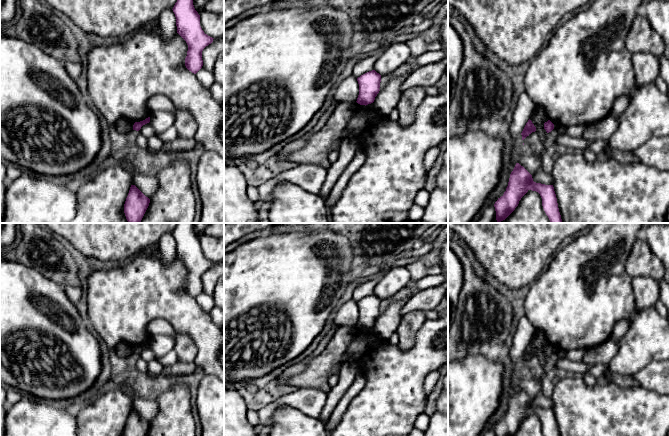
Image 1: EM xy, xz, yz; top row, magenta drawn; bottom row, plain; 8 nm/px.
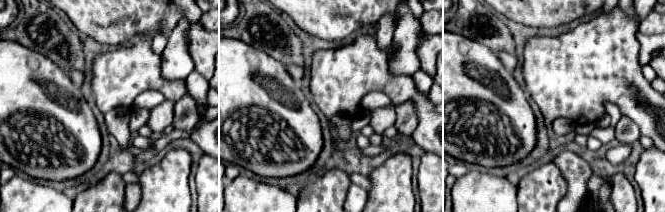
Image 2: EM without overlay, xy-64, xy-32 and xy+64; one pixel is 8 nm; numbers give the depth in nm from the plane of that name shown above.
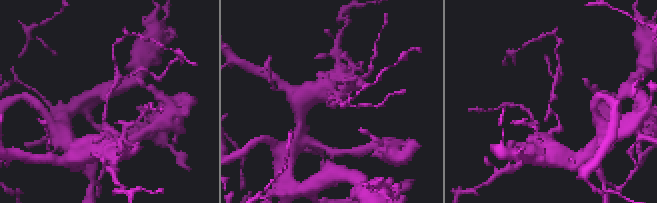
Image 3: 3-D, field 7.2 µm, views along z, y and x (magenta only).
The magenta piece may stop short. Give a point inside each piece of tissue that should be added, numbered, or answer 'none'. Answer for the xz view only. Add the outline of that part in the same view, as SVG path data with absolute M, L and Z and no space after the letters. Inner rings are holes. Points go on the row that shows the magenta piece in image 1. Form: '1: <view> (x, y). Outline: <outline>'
none

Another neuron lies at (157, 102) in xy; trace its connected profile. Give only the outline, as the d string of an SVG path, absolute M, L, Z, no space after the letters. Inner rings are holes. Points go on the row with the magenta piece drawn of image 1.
M156 94L150 97L147 101L147 107L149 112L153 112L156 110L168 111L176 115L177 108L174 106L172 101L161 94Z

